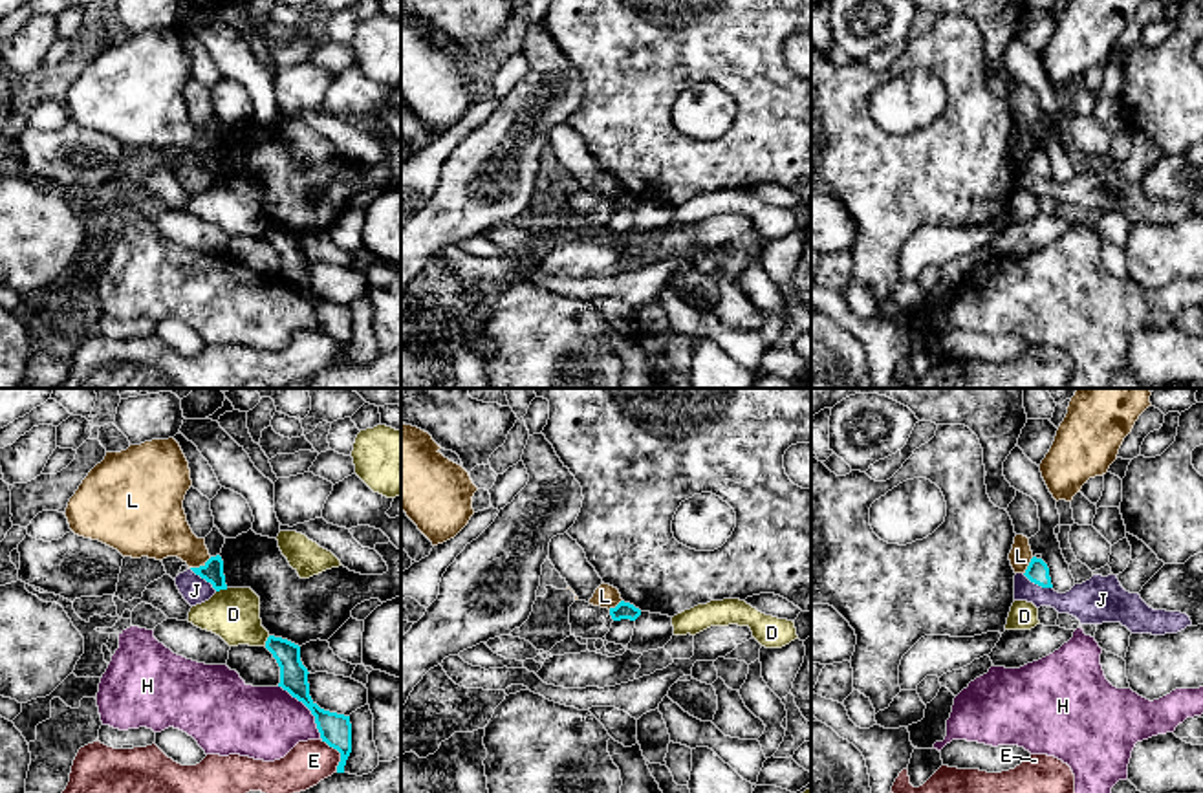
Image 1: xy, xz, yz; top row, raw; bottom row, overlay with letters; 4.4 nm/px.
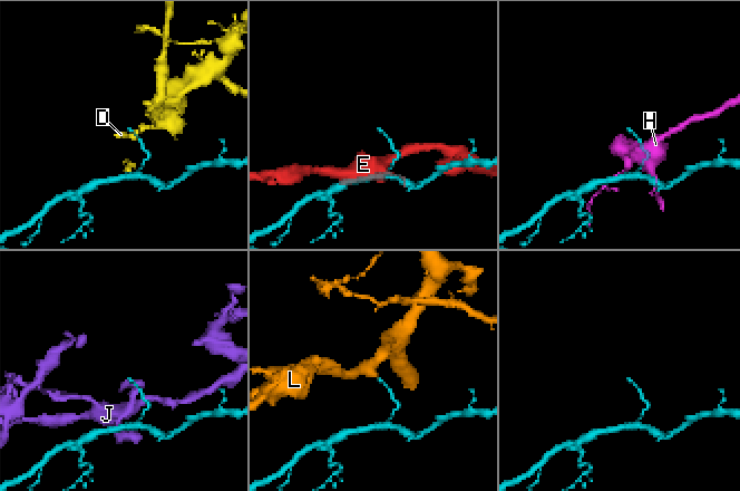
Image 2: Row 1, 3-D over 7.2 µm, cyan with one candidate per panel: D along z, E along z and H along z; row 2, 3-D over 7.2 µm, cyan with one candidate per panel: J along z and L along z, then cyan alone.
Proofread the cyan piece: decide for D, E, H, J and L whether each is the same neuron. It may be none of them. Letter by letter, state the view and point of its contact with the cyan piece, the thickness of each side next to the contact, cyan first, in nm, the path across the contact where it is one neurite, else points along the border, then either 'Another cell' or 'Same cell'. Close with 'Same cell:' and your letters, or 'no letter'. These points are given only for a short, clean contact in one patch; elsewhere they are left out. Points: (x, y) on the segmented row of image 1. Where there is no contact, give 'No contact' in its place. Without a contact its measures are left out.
D: Touches cyan at xy (222, 588). Thickness 100 nm (cyan) against 240 nm. Boundary: xy (227, 588), (216, 592). Another cell
E: Touches cyan at xy (339, 751). Thickness 140 nm (cyan) against 190 nm. Another cell
H: Touches cyan at xy (308, 707). Thickness 140 nm (cyan) against 320 nm. Another cell
J: Touches cyan at yz (1037, 583). Thickness 100 nm (cyan) against 180 nm. Boundary: yz (1022, 574), (1051, 588). Another cell
L: Touches cyan at xy (200, 566). Thickness 100 nm (cyan) against 260 nm. Boundary: xy (211, 557), (191, 568). Another cell
Same cell: no letter

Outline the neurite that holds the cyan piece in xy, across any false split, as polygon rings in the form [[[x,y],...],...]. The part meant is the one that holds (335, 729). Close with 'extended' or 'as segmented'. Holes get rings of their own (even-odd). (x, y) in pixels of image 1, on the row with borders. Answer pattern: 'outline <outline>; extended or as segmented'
outline [[[269,635],[266,648],[273,654],[280,667],[280,683],[293,698],[302,701],[315,716],[322,742],[341,753],[337,773],[344,773],[346,760],[352,753],[352,723],[350,716],[320,709],[309,696],[308,668],[300,661],[300,646]]]; as segmented

